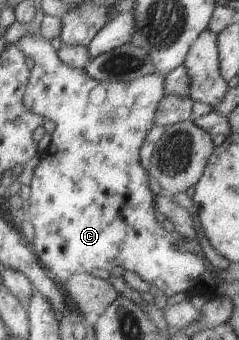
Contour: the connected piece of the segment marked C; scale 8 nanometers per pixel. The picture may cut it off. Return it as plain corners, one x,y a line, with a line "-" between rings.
40,33
36,36
20,37
16,42
18,49
24,55
29,56
34,62
34,66
29,70
29,79
26,83
26,88
22,97
22,104
32,113
41,116
45,120
54,122
56,126
54,132
51,134
49,144
45,149
39,151
40,163
36,165
34,173
28,187
30,188
30,195
28,195
28,206
26,218
28,219
32,228
34,228
34,240
29,243
33,255
37,261
42,263
48,270
58,273
59,271
68,271
70,274
80,274
81,272
92,273
98,269
110,272
115,266
123,267
126,270
132,271
137,277
146,281
149,285
154,285
161,291
166,298
174,296
177,293
184,292
188,296
200,293
204,295
213,295
215,286
218,281
222,281
214,277
210,270
212,266
208,263
206,258
200,258
194,253
187,253
186,251
178,251
176,244
182,240
182,237
174,230
172,232
165,231
161,223
156,221
154,217
154,196
152,191
148,188
148,175
147,171
142,168
139,163
139,148
144,142
146,133
155,125
153,118
158,108
159,100
162,99
164,94
164,76
159,75
157,72
147,74
132,82
100,82
90,77
83,71
82,68
67,67
56,56
56,52
51,47
51,41
41,37

